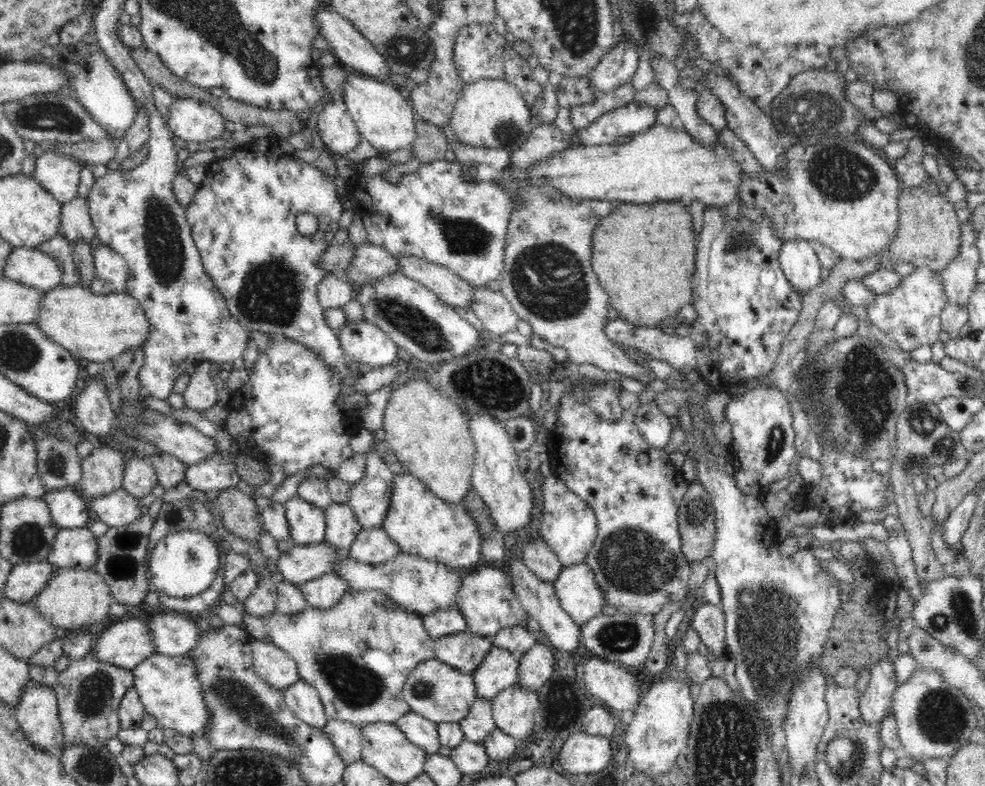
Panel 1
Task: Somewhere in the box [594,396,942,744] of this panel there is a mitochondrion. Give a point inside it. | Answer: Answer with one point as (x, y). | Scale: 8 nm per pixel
(767, 627)

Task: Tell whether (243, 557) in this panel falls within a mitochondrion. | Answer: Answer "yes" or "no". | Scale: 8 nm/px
no

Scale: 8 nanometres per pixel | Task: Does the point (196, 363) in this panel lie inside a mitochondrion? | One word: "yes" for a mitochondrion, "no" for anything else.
no

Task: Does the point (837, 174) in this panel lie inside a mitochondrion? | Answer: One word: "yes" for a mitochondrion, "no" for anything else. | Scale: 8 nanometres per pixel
yes

